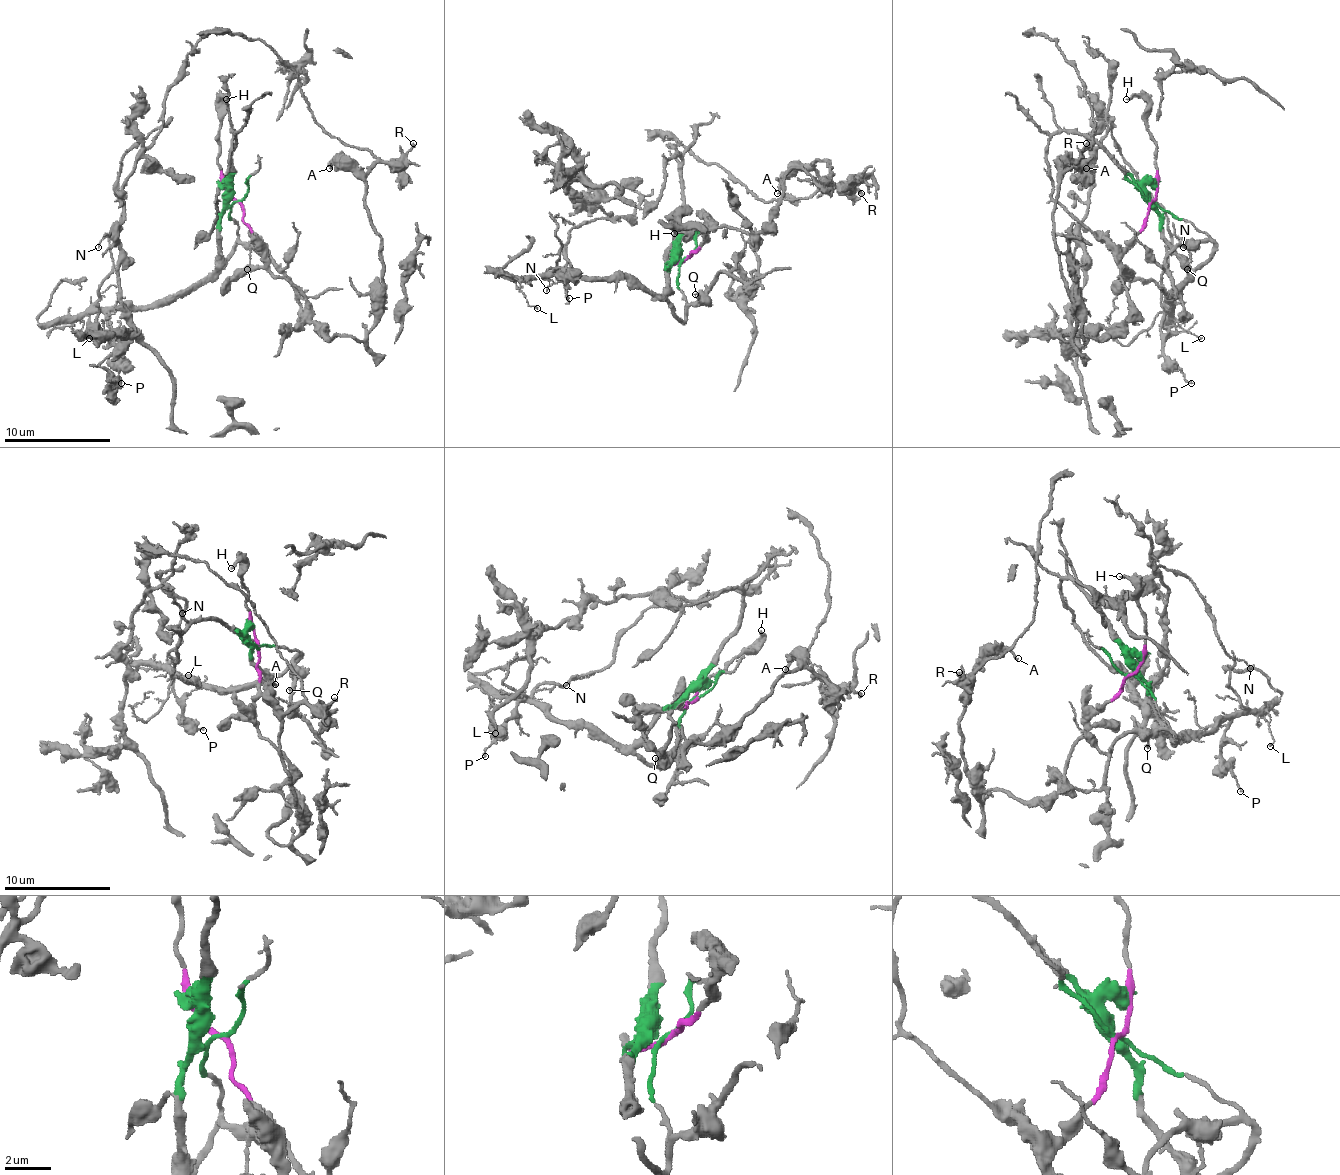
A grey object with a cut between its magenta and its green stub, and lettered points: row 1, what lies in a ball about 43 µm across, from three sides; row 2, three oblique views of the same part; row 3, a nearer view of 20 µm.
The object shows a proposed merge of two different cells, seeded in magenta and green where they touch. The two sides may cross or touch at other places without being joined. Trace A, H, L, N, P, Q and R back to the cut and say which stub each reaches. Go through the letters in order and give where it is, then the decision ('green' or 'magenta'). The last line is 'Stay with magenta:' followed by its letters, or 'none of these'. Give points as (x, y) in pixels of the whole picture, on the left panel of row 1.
A: (329, 168) | magenta
H: (226, 99) | magenta
L: (89, 338) | green
N: (98, 247) | green
P: (121, 383) | green
Q: (247, 269) | green
R: (413, 143) | magenta
Stay with magenta: A, H, R

